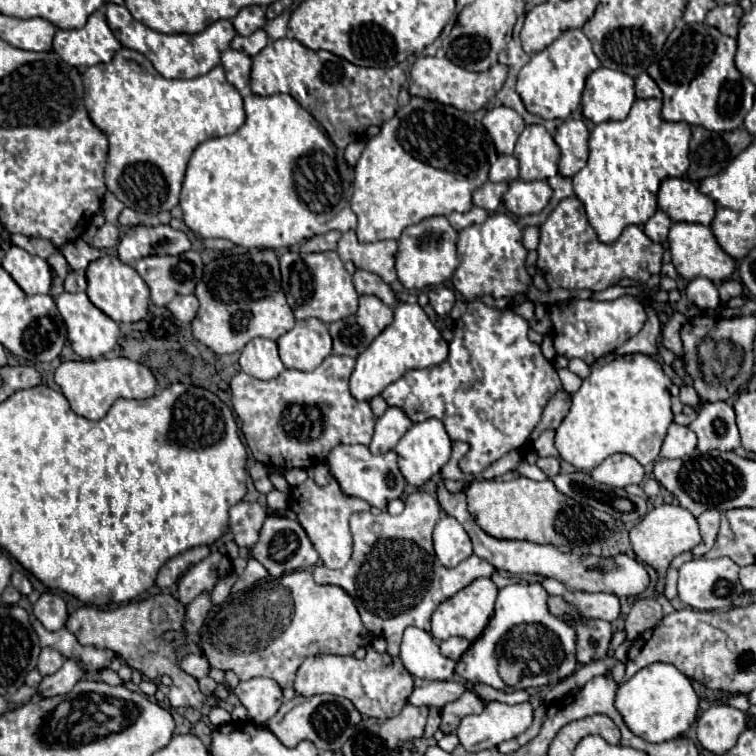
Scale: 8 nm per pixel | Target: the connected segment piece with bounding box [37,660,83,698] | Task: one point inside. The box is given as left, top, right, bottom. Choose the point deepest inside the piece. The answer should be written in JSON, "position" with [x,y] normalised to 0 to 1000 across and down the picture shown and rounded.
{"position":[91,892]}

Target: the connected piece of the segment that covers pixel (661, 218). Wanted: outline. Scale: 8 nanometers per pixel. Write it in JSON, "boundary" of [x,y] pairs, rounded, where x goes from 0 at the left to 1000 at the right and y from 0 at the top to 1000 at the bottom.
{"boundary":[[[869,278],[853,296],[853,310],[866,317],[866,320],[880,320],[882,317],[882,310],[885,310],[885,302],[888,302],[888,288],[877,280],[877,278]]]}

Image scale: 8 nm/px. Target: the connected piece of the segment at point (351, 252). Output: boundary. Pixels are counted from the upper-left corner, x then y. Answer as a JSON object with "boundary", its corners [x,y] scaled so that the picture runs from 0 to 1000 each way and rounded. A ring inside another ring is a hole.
{"boundary":[[[462,304],[451,310],[446,320],[446,336],[454,347],[464,344],[475,357],[499,362],[509,376],[517,376],[522,362],[522,317],[504,317],[493,323],[480,323],[472,317],[470,307]]]}

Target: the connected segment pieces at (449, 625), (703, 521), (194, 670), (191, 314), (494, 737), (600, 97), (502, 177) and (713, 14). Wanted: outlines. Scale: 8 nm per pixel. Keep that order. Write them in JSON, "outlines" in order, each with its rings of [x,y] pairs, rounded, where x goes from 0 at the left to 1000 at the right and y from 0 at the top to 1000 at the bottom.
{"outlines":[[[[631,765],[623,772],[618,772],[612,780],[599,786],[594,794],[583,796],[570,817],[570,841],[575,847],[591,847],[597,841],[610,841],[618,847],[628,847],[634,836],[644,828],[644,820],[652,812],[652,799],[657,791],[657,775],[649,765]]],[[[935,675],[935,677],[930,677],[930,680],[922,685],[922,690],[925,690],[925,696],[927,696],[927,709],[930,709],[930,714],[927,714],[925,722],[919,722],[919,725],[914,728],[919,738],[927,738],[933,730],[940,728],[940,722],[943,722],[943,717],[946,717],[946,709],[948,709],[948,704],[951,704],[951,683],[954,683],[951,675]]],[[[247,865],[247,868],[242,868],[239,884],[242,884],[247,892],[253,892],[255,897],[261,897],[261,899],[269,897],[269,894],[276,889],[274,873],[271,873],[269,868],[263,868],[263,865]]],[[[250,389],[250,392],[231,392],[221,402],[221,410],[226,410],[229,418],[237,421],[239,426],[253,426],[258,421],[261,407],[263,407],[263,399],[258,397],[255,389]]],[[[647,929],[642,931],[636,944],[623,944],[610,952],[604,963],[604,976],[618,995],[634,995],[634,992],[660,987],[665,979],[684,976],[689,968],[694,968],[702,960],[702,952],[705,952],[705,937],[700,929],[681,931],[681,934],[673,934],[665,929]]],[[[792,90],[779,98],[771,119],[771,153],[784,164],[829,156],[840,135],[840,106],[819,93]]],[[[660,204],[657,213],[649,218],[647,225],[647,238],[649,241],[679,241],[687,235],[687,214],[681,206],[668,206]]],[[[959,8],[959,11],[943,11],[938,16],[935,29],[943,32],[943,34],[951,34],[951,40],[962,40],[962,37],[964,40],[975,40],[975,29],[978,29],[980,19],[983,16],[967,16],[964,8]]]]}

